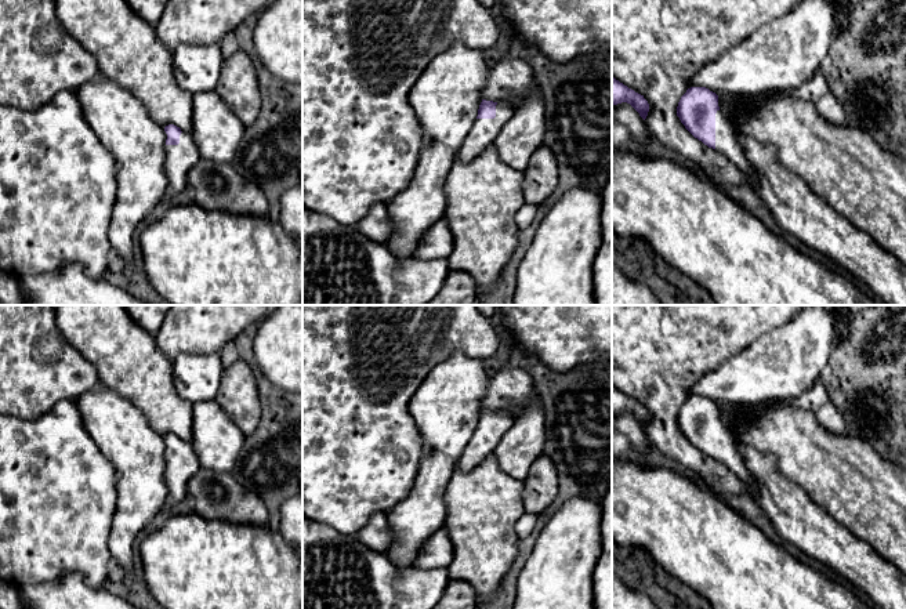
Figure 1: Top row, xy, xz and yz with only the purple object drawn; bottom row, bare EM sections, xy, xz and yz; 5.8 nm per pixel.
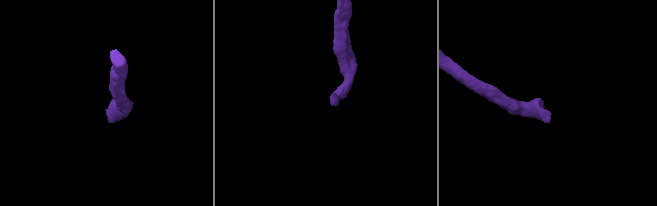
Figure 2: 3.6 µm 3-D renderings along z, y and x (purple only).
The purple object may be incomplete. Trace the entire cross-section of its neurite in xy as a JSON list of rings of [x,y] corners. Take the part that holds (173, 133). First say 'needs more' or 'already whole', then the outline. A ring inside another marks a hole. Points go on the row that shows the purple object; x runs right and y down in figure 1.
needs more; [[[168,124],[166,131],[164,173],[168,181],[168,193],[181,193],[188,186],[188,174],[200,160],[192,131],[182,133],[180,127]]]

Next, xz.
needs more; [[[482,99],[476,120],[465,135],[457,159],[470,162],[476,157],[488,145],[493,144],[501,127],[512,117],[514,109],[507,102]]]

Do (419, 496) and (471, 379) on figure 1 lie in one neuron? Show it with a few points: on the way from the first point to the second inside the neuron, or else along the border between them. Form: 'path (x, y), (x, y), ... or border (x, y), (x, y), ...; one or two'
path (435, 467), (446, 424), (446, 408); one

